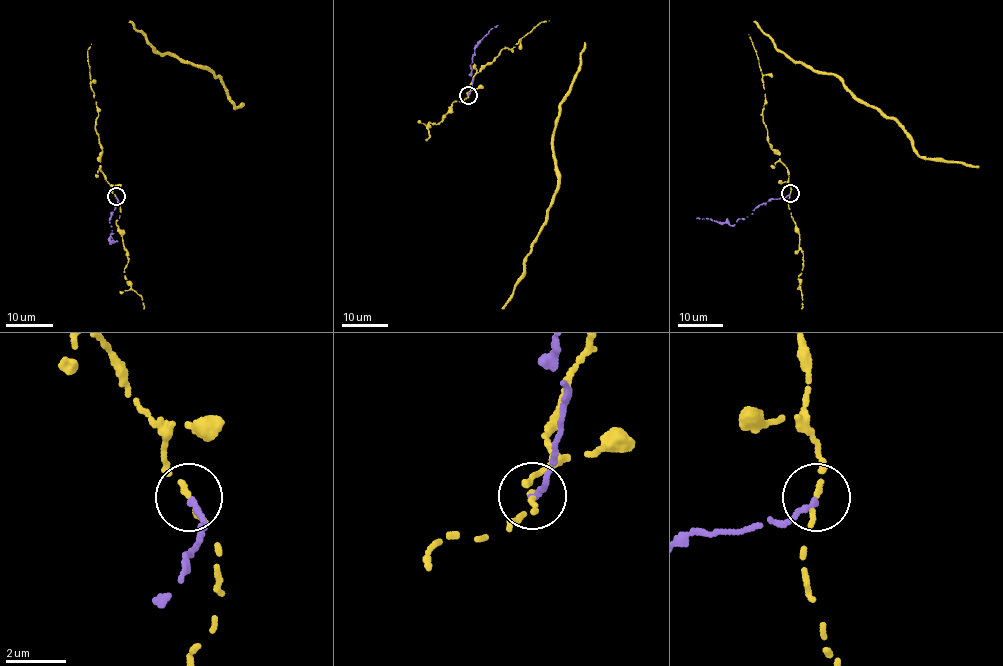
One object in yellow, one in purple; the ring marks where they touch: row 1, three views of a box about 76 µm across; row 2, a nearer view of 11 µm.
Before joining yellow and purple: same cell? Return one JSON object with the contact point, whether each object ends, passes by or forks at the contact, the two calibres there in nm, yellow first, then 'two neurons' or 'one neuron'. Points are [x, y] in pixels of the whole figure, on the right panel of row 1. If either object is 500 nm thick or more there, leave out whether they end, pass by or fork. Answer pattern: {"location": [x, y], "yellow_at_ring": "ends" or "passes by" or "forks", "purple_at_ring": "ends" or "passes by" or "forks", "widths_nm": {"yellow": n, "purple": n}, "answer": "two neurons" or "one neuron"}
{"location": [790, 193], "yellow_at_ring": "ends", "purple_at_ring": "ends", "widths_nm": {"yellow": 200, "purple": 200}, "answer": "two neurons"}

